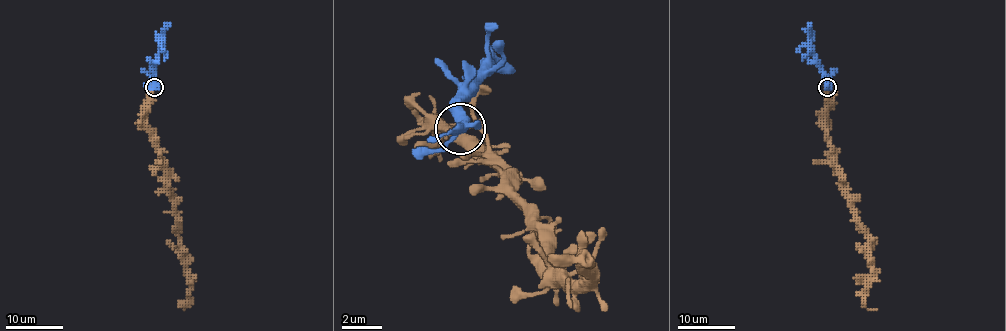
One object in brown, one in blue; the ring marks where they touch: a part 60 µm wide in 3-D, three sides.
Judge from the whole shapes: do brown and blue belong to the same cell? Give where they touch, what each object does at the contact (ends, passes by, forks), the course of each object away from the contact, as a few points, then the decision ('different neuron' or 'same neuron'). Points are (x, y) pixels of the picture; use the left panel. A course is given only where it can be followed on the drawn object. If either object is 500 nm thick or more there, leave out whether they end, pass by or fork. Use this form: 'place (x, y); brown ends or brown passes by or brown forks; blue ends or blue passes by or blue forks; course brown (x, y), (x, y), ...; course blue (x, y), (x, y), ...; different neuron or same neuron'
place (154, 87); brown ends; blue passes by; course brown (153, 88), (146, 130), (160, 157), (173, 203), (189, 283), (185, 310); course blue (153, 87), (153, 62), (162, 41), (162, 28), (168, 22); same neuron

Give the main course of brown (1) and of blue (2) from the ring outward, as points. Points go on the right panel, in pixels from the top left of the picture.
1: (826, 88), (826, 130), (840, 177), (840, 188), (853, 218), (867, 240), (870, 270), (864, 304), (877, 310)
2: (827, 87), (827, 75), (808, 41), (810, 22)

